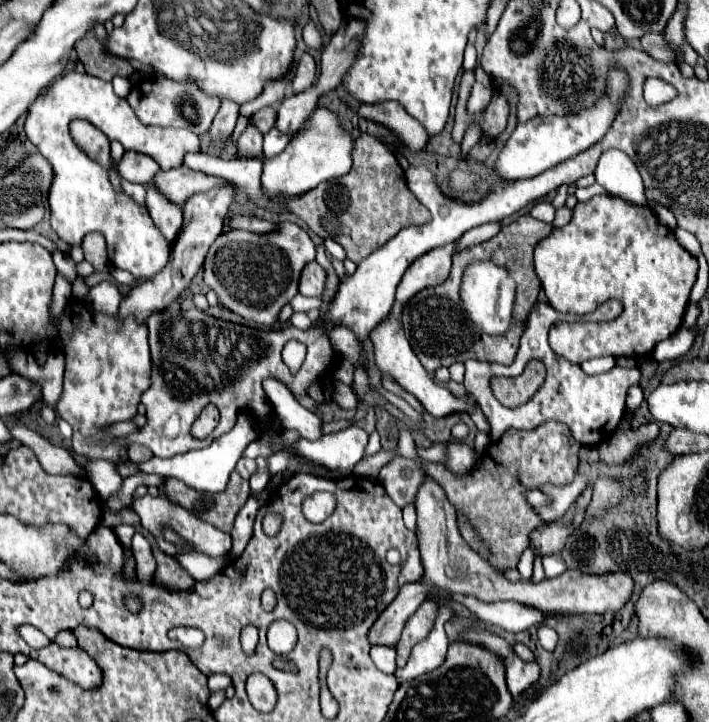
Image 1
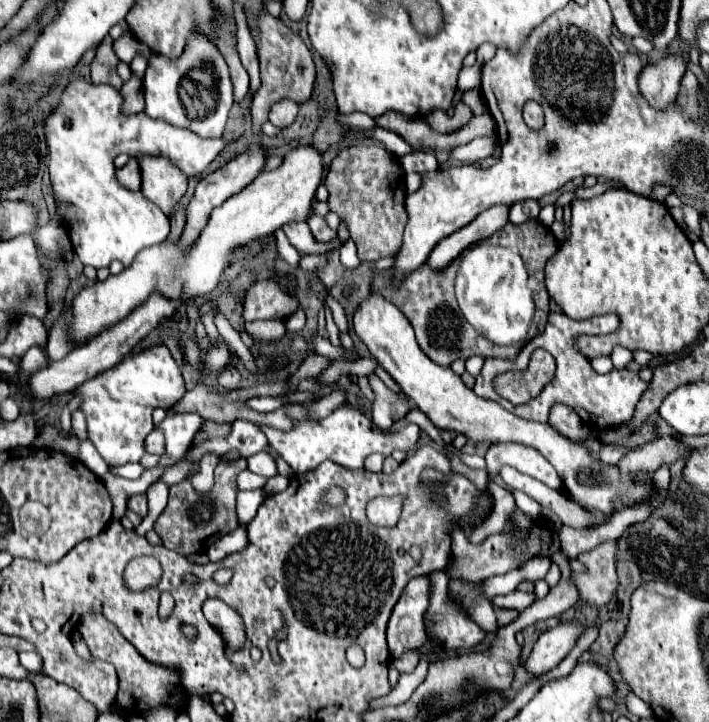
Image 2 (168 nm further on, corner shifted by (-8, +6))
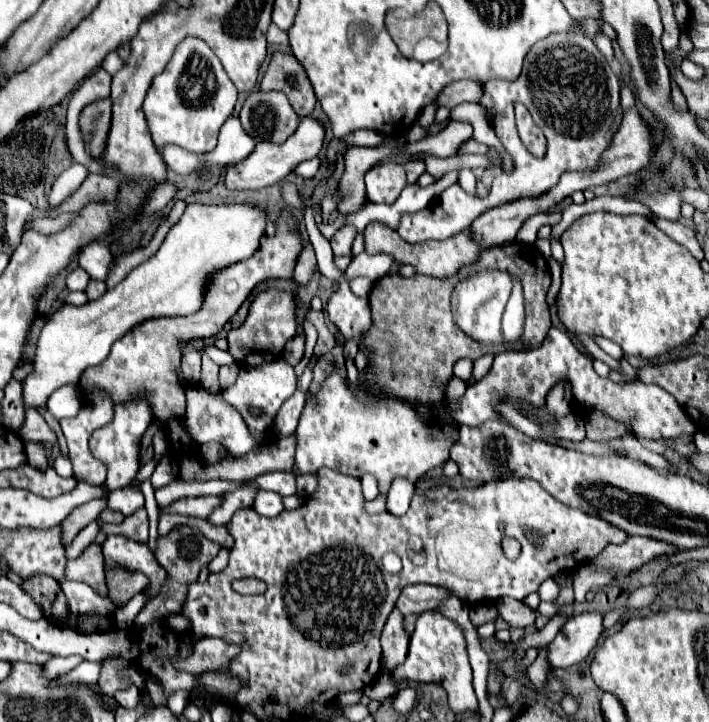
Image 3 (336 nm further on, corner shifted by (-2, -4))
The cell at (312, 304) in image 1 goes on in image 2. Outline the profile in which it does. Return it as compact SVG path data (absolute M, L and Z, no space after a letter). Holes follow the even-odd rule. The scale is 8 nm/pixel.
M299 306L298 310L289 316L289 318L286 319L286 330L287 332L295 333L304 327L306 322L306 315L302 308L302 306Z

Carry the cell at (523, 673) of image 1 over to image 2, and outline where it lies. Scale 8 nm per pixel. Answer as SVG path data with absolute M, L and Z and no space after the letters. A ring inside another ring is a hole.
M572 621L560 623L558 627L544 631L538 637L532 653L528 655L524 669L534 677L548 673L570 653L570 649L576 645L580 635L582 635L582 627Z

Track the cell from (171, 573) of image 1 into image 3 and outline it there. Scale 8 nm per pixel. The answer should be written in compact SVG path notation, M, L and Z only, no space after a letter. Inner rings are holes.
M141 508L133 515L126 517L118 525L104 523L102 519L96 519L96 523L100 523L100 533L124 535L138 542L148 541L149 521L145 508Z

